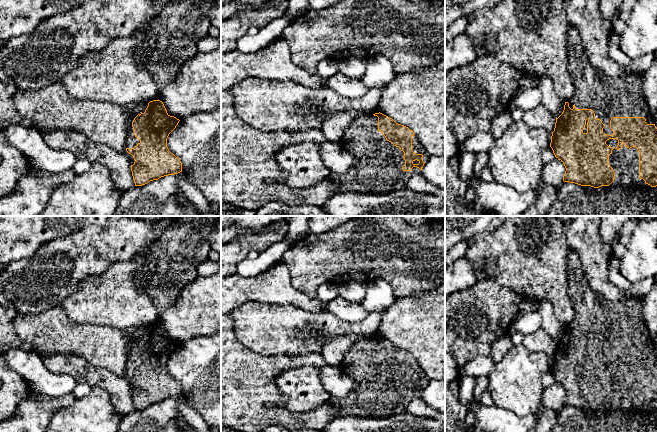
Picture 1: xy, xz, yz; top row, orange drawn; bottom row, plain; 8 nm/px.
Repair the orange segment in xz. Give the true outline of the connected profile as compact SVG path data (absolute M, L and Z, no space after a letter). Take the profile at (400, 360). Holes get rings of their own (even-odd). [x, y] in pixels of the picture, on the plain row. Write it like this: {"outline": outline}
{"outline": "M380 336L357 342L338 367L355 382L354 389L347 396L333 402L339 416L385 418L404 413L412 399L421 397L430 381L412 354Z"}

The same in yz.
{"outline": "M569 248L568 253L568 295L571 298L575 310L575 316L568 326L565 326L562 338L556 342L555 352L552 356L550 371L556 382L561 384L566 392L563 400L564 406L575 407L581 410L591 410L599 412L601 410L612 410L620 412L636 412L651 413L657 410L657 351L652 344L647 325L645 323L642 311L642 299L630 297L626 300L619 300L617 302L608 301L602 295L594 292L587 283L584 275L584 270L581 265L578 253Z"}

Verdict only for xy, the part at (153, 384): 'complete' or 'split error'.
split error

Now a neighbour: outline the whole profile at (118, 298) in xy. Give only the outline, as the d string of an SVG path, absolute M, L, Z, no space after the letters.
M150 246L146 247L129 261L113 263L99 278L85 279L77 290L61 303L67 317L75 323L102 325L121 330L155 324L160 318L161 310L146 293L147 278L142 273L149 248Z

